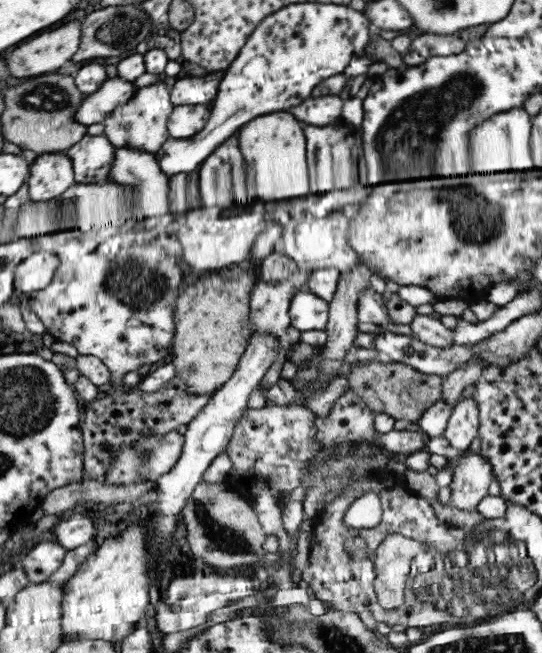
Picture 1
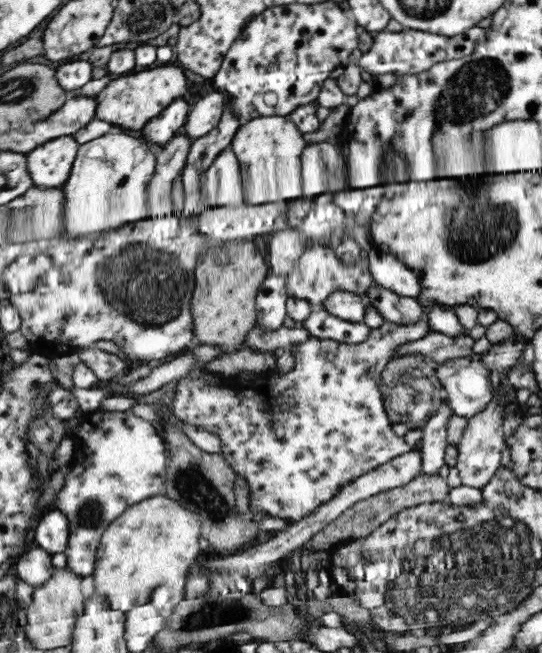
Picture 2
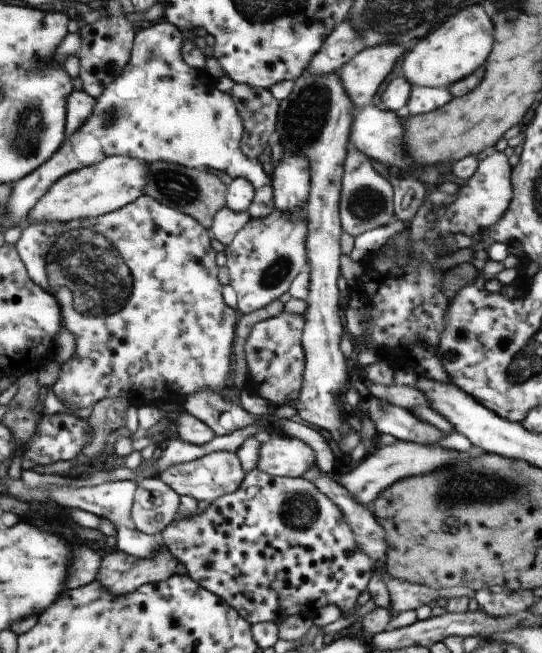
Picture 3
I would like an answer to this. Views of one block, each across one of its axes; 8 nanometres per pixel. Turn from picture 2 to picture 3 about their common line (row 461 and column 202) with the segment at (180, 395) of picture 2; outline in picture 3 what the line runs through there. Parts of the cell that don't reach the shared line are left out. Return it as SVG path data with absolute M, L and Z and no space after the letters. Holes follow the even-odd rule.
M145 194L117 210L93 218L70 220L65 223L29 222L27 227L22 228L14 245L27 276L43 292L48 292L55 298L57 308L61 312L63 330L75 336L75 352L67 362L59 366L59 376L52 384L56 398L65 400L71 406L77 406L79 413L84 413L84 409L85 413L88 413L94 403L105 397L117 396L125 398L131 405L153 405L168 409L180 405L185 396L197 390L211 390L222 396L227 393L232 372L231 344L233 344L237 310L226 306L221 298L221 285L217 281L218 266L215 264L216 252L211 248L210 239L208 230L205 230L196 220L178 210L159 204L154 198Z

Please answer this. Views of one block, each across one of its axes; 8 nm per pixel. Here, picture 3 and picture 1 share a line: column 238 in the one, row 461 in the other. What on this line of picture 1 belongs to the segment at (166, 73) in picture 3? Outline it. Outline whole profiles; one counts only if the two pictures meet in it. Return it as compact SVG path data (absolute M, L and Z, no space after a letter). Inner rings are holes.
M177 430L168 432L167 435L152 435L144 437L138 447L124 447L115 454L115 460L107 472L107 484L134 484L134 482L145 481L149 478L162 476L170 472L183 451L185 435Z

